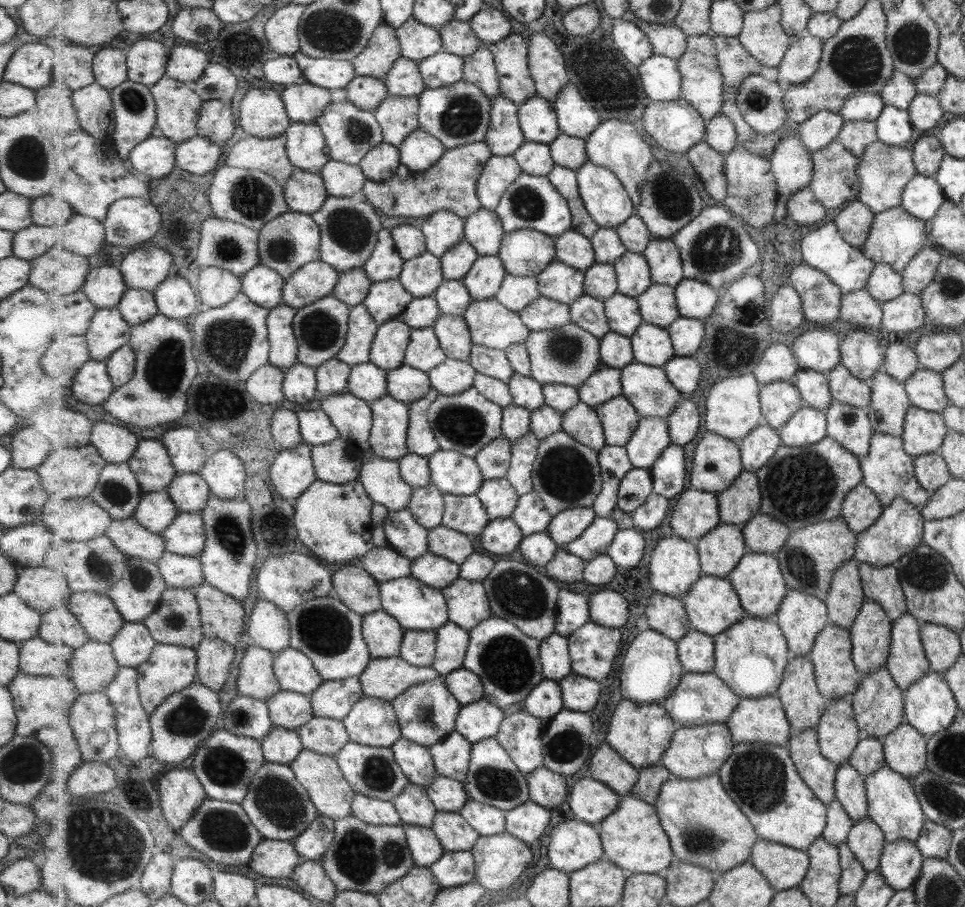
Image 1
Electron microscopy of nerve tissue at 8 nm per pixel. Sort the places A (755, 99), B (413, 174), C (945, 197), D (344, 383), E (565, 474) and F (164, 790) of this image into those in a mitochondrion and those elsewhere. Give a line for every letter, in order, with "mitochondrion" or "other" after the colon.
A: mitochondrion
B: other
C: other
D: other
E: mitochondrion
F: other

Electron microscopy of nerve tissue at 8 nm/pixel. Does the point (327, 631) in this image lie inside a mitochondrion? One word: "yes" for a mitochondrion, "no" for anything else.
yes

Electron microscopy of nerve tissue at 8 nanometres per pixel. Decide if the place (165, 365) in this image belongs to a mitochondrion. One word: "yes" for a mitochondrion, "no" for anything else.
yes

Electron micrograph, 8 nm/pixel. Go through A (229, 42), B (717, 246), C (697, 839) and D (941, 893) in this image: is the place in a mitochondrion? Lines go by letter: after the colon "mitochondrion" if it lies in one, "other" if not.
A: other
B: mitochondrion
C: mitochondrion
D: mitochondrion

